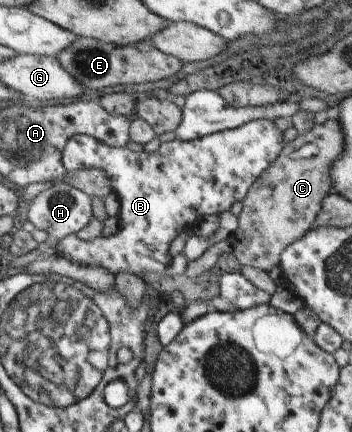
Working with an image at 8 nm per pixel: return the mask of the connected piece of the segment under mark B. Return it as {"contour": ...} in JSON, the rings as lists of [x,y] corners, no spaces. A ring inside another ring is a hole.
{"contour":[[[253,120],[238,128],[215,132],[188,142],[173,140],[162,143],[152,153],[132,151],[125,146],[112,148],[94,137],[74,135],[62,151],[62,164],[67,172],[92,167],[107,172],[119,204],[119,229],[108,238],[93,240],[82,240],[76,234],[69,234],[62,237],[50,252],[79,265],[103,267],[113,275],[125,271],[143,279],[147,273],[161,274],[173,261],[168,254],[171,241],[188,228],[197,227],[203,217],[219,216],[229,212],[235,201],[243,201],[253,182],[278,158],[284,145],[283,131],[271,120]]]}

